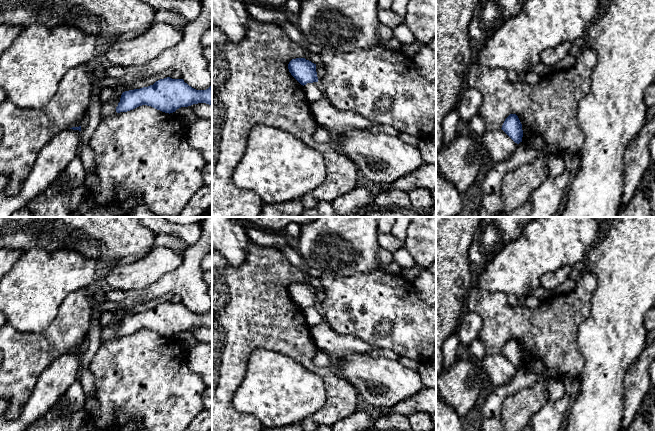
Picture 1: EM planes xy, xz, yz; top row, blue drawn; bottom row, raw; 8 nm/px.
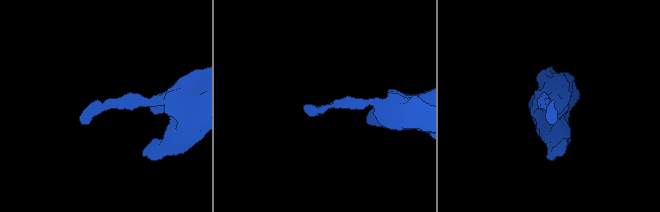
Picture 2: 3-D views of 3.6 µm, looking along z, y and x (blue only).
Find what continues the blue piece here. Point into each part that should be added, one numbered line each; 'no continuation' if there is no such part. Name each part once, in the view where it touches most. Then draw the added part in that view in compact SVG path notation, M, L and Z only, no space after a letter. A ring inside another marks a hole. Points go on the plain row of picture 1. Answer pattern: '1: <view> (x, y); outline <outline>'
no continuation

